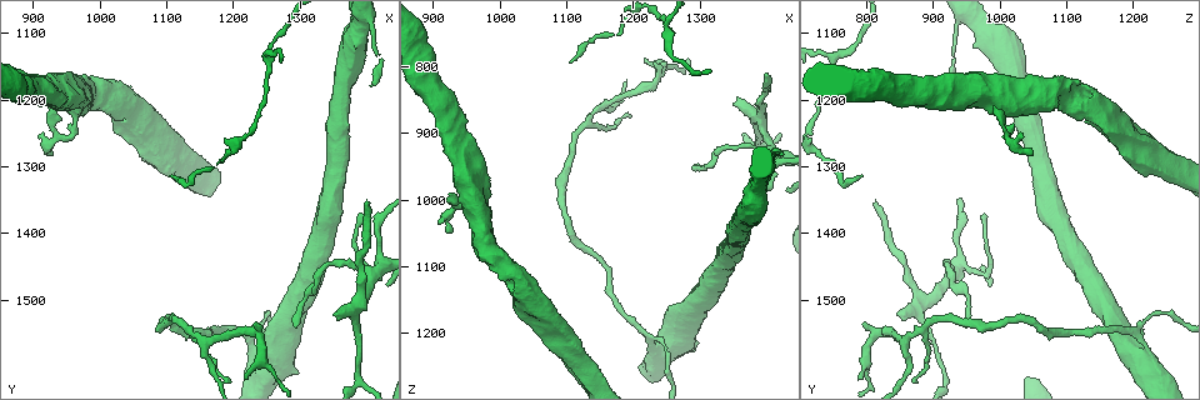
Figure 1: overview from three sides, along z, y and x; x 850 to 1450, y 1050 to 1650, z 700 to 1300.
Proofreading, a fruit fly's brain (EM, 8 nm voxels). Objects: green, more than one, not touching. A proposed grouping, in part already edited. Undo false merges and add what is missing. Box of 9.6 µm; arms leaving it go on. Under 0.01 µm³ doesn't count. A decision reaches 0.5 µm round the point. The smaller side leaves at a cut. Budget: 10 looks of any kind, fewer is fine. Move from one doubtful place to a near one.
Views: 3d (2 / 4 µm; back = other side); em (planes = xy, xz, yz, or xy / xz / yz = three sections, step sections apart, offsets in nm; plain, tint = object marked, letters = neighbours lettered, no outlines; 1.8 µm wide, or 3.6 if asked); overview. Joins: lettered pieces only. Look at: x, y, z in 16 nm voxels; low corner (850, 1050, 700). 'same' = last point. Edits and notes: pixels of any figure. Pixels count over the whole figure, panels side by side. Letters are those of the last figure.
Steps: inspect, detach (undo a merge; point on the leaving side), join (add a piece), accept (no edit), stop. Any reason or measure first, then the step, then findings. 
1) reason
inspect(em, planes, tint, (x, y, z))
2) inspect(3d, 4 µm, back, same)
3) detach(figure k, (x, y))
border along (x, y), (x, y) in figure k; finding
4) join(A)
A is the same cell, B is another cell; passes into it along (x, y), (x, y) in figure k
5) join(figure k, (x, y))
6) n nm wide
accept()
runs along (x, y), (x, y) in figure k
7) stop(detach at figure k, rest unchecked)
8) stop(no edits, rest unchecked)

inspect(em, planes, tint, (1405, 1465, 925))

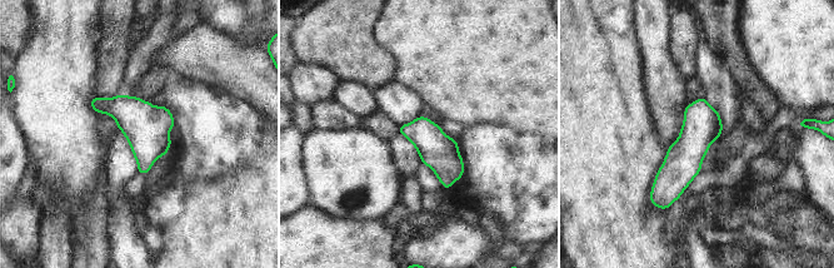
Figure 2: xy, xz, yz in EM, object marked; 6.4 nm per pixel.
see the neighbours
inspect(em, planes, letters, same)

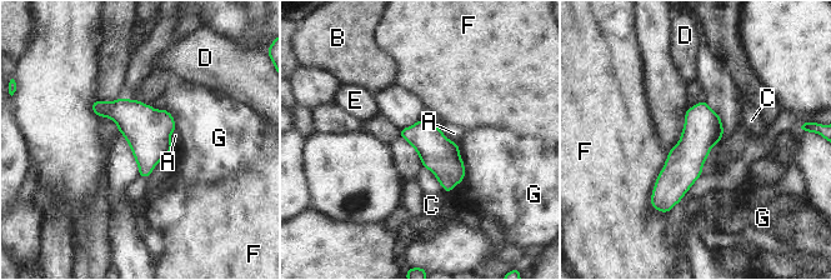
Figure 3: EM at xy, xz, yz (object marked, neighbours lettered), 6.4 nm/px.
F touches over 420 nm
accept()
A, B, C, D, E, F and G are other cells; border along (175, 129), (170, 135), (171, 148) in figure 3; all the same cell

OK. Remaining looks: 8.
an open end
inspect(em, xz, step 8, letters, (1295, 1540, 950))

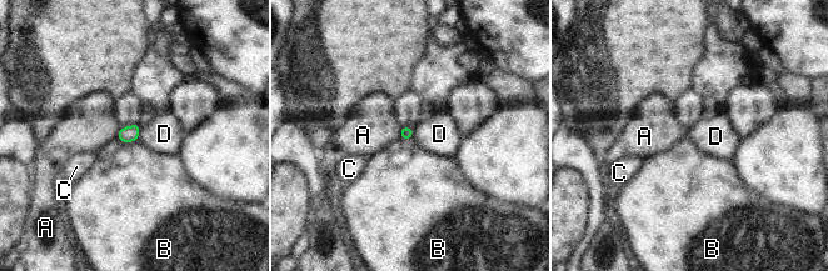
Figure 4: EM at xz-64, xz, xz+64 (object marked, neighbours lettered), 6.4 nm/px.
accept()
A, B, C and D are other cells; border along (140, 128), (136, 140) in figure 4; no lettered piece goes on from it

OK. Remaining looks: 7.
thin end
inspect(3d, 4 µm, (1175, 1300, 750))

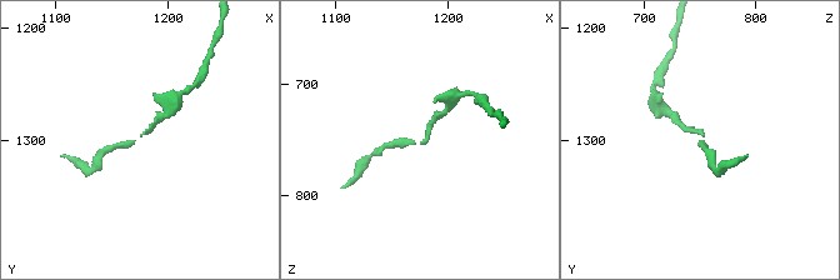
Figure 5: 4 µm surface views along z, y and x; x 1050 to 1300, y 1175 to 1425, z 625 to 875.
inspect(em, planes, plain, (1178, 1296, 752))

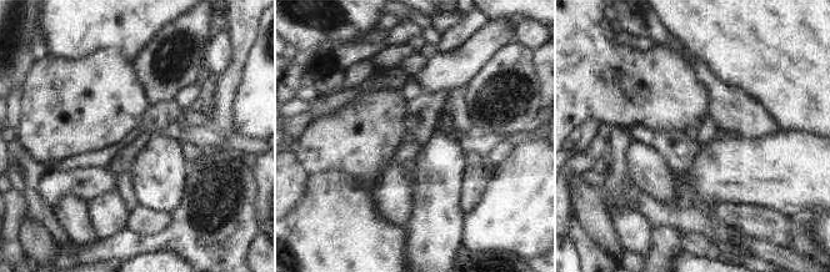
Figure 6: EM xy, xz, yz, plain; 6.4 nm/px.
see the neighbours
inspect(em, planes, letters, same)

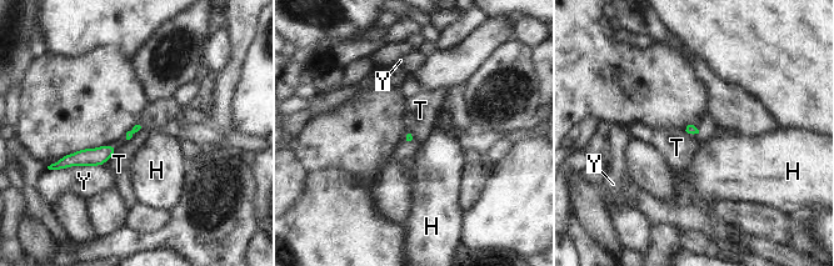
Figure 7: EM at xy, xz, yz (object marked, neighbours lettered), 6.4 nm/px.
accept()
H, T and Y are other cells; border along (143, 129), (126, 140) in figure 7; none of them fits

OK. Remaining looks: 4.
a fork
inspect(em, xz, step 8, letters, (1255, 1135, 750))

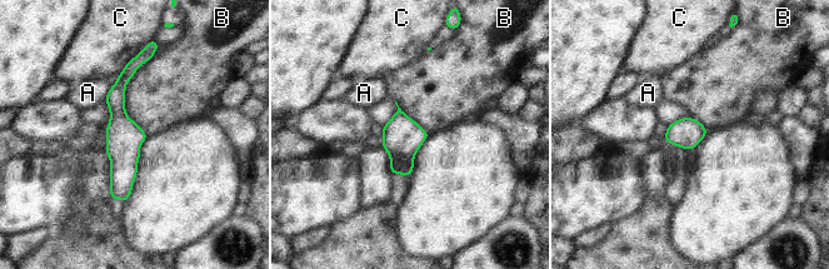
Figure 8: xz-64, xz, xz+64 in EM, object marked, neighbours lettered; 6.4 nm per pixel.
200 nm wide
accept()
A, B and C are other cells; runs along (141, 59), (118, 89), (113, 195) in figure 8; all the same cell

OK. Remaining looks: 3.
stop(no edits, rest unchecked)

